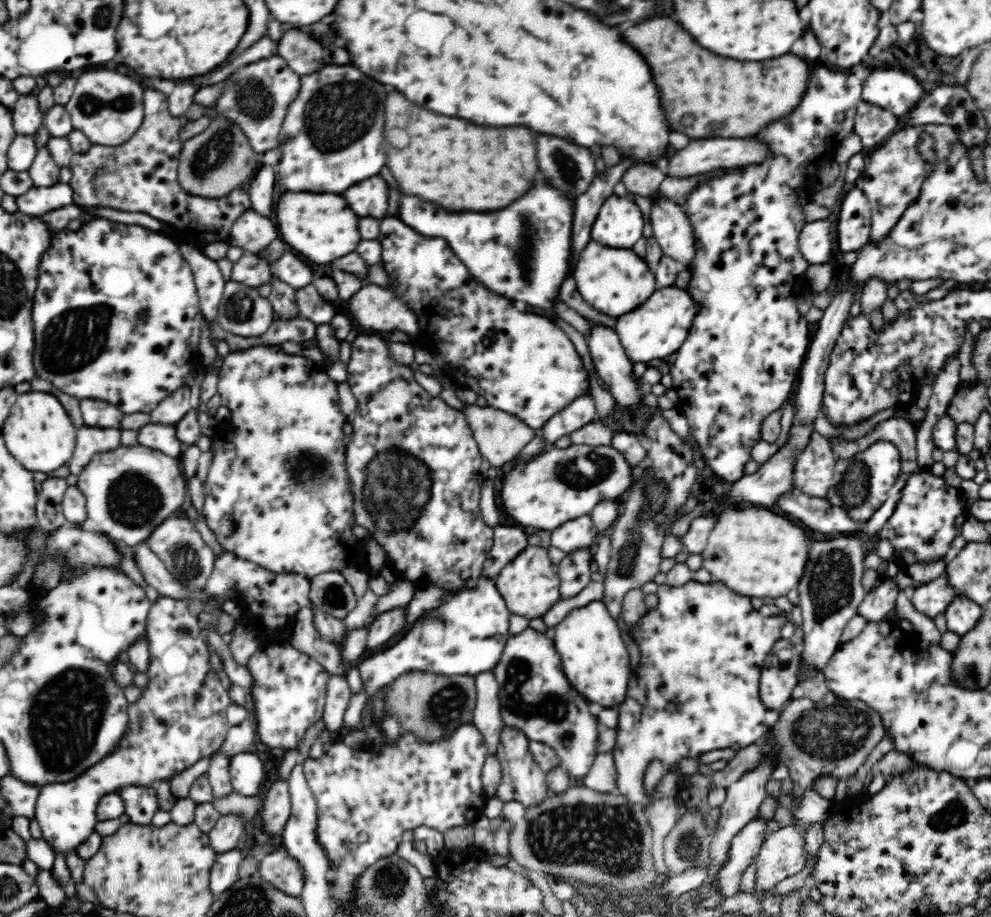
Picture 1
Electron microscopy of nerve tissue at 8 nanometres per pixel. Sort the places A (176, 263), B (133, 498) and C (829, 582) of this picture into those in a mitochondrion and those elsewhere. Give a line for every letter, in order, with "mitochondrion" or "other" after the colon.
A: other
B: mitochondrion
C: mitochondrion

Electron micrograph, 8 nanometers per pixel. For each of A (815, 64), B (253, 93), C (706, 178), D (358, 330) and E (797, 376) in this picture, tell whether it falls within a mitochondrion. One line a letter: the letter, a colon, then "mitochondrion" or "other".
A: other
B: mitochondrion
C: other
D: other
E: other

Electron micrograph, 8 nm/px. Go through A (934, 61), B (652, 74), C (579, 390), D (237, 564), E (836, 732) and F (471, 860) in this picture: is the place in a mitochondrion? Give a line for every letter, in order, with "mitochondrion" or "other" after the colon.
A: other
B: other
C: other
D: other
E: mitochondrion
F: other

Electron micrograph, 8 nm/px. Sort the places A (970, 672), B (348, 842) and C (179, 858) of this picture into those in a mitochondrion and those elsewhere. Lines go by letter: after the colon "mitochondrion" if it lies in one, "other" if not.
A: mitochondrion
B: mitochondrion
C: other

